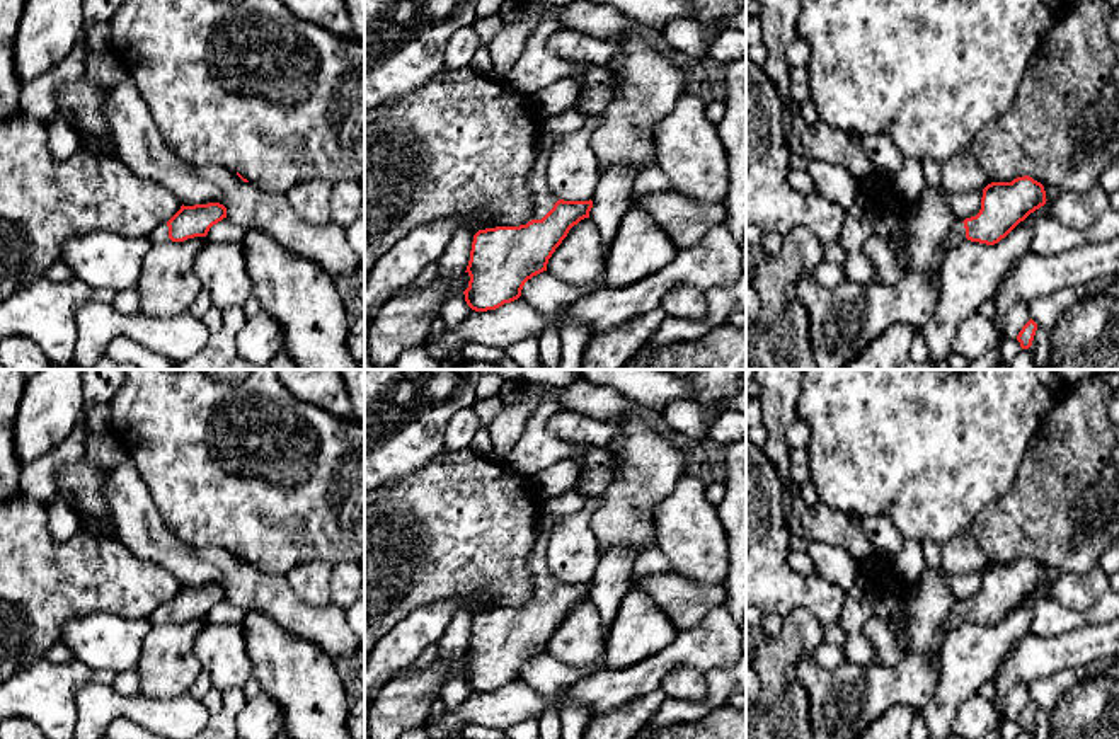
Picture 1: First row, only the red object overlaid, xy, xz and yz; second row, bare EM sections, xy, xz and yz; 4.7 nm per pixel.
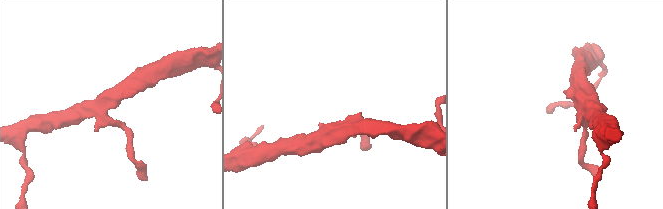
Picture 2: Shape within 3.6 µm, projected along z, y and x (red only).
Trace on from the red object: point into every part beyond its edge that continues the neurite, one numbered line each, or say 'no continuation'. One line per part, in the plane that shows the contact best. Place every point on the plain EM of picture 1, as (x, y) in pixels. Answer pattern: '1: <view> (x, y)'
1: xz (544, 579)

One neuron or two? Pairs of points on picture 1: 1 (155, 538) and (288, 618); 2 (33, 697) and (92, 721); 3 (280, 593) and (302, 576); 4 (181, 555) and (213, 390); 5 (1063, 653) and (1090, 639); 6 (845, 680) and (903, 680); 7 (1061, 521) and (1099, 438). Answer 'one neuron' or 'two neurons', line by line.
1: one neuron
2: two neurons
3: two neurons
4: two neurons
5: one neuron
6: one neuron
7: one neuron

